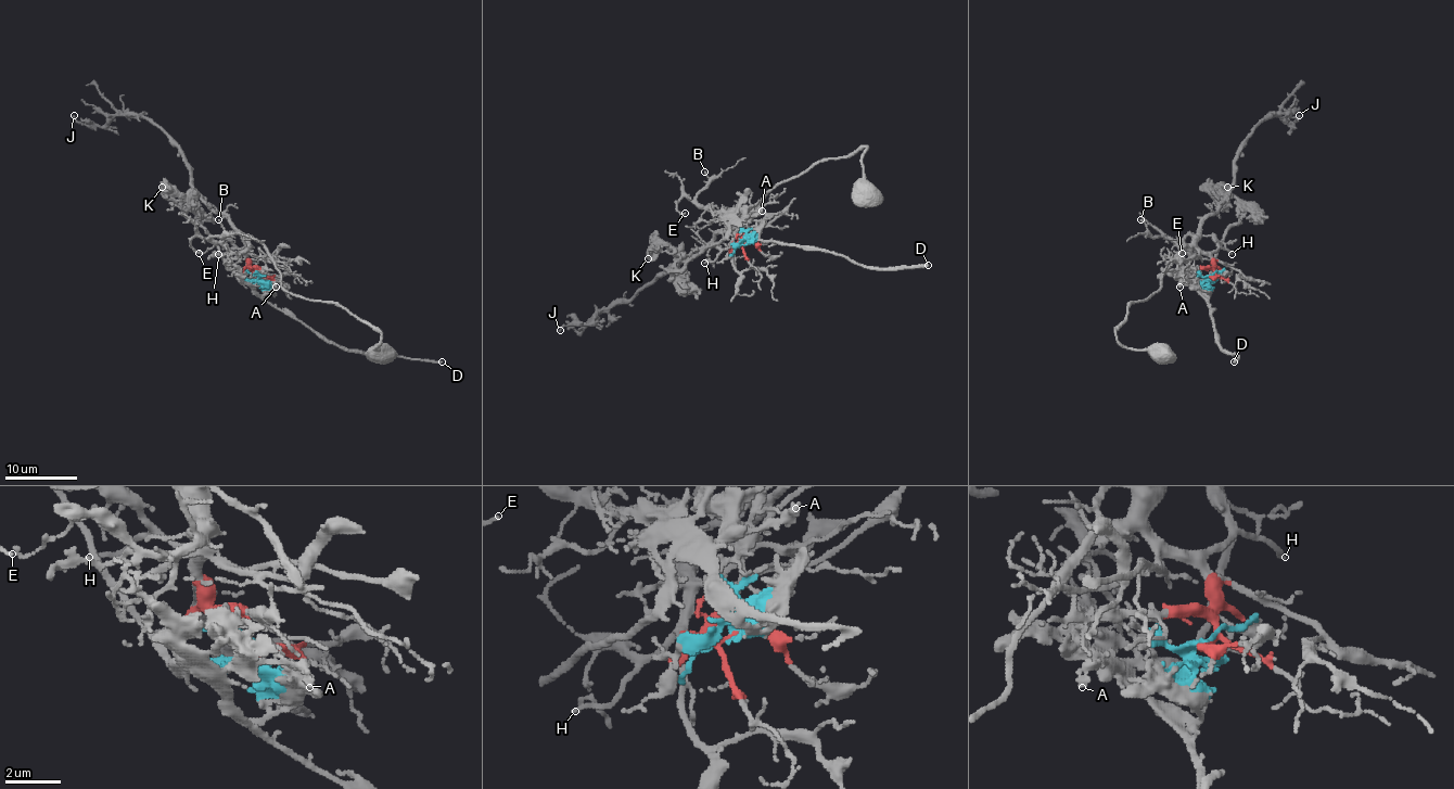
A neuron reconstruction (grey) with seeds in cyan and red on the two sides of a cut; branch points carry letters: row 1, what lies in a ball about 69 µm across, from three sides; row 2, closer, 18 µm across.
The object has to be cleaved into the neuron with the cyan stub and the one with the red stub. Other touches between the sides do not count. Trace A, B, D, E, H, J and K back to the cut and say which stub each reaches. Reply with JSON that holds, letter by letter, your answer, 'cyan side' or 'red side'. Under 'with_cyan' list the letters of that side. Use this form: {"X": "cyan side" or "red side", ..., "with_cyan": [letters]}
{"A": "cyan side", "B": "red side", "D": "cyan side", "E": "red side", "H": "red side", "J": "red side", "K": "cyan side", "with_cyan": ["A", "D", "K"]}

